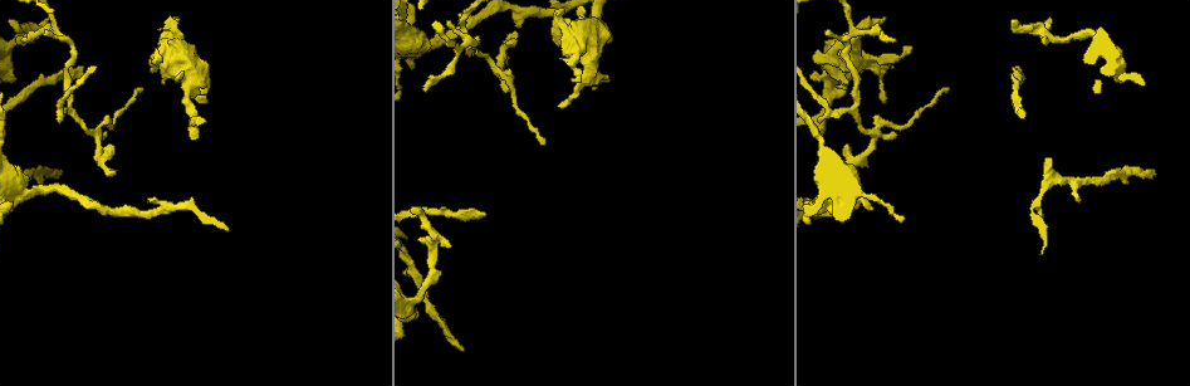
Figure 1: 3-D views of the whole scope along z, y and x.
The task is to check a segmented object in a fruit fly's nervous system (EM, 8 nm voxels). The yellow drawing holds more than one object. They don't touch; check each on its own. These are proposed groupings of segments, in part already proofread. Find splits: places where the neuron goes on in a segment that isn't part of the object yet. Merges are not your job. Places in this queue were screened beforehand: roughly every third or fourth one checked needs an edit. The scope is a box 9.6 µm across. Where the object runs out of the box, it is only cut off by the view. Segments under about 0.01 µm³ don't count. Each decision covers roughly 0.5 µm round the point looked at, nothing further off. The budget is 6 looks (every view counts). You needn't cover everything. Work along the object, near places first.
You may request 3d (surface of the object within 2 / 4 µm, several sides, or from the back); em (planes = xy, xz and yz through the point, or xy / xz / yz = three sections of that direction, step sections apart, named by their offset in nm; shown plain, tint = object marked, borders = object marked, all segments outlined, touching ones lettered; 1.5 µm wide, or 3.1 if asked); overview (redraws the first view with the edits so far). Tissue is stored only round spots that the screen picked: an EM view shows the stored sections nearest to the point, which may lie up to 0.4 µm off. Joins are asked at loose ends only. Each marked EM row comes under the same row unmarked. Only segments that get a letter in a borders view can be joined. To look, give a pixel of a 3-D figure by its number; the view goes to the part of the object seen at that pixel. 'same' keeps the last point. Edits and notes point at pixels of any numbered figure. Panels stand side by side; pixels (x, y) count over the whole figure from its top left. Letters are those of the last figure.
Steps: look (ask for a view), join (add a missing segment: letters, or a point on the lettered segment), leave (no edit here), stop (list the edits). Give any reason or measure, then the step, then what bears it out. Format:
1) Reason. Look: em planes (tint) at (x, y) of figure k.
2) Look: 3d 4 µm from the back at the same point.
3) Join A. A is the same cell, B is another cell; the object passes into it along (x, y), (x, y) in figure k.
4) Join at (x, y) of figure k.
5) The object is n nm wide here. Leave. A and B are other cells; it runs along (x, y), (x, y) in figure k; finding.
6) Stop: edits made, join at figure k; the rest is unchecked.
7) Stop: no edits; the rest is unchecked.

Tapers out. Look: em planes (borders) at (1051, 19) of figure 1.

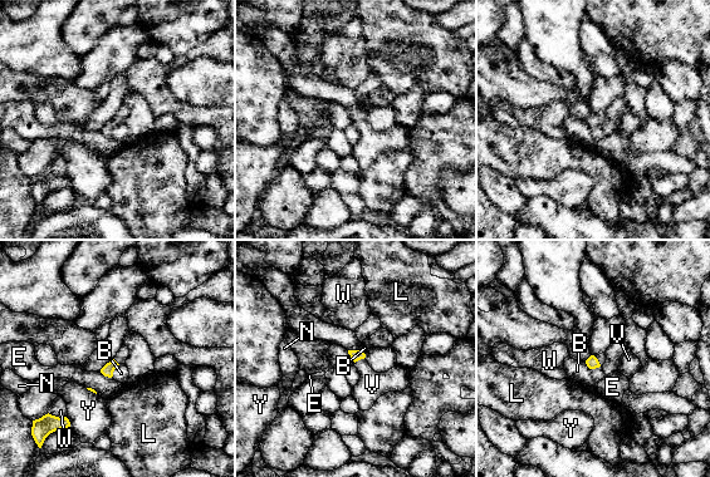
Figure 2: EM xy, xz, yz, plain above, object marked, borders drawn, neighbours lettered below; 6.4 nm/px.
Join V. V is the same cell, B, E, L, N, W and Y are other cells; the object passes into it along (356, 355), (360, 359), (372, 384) in figure 2; the neuron continues.

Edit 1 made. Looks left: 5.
Look: em planes (borders) at (24, 39) of figure 1.

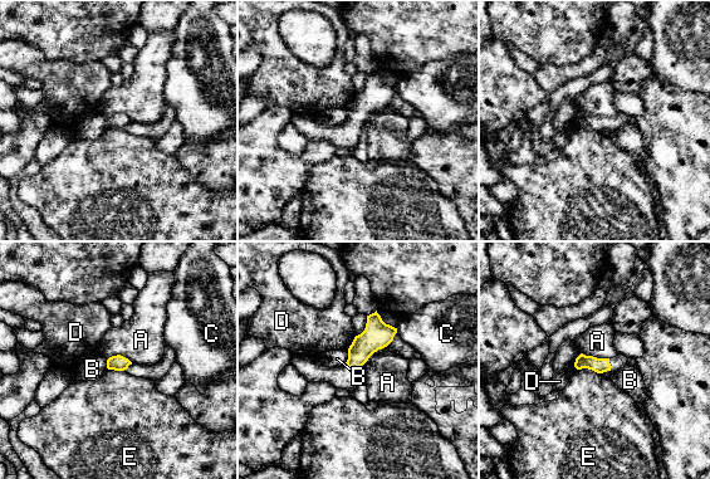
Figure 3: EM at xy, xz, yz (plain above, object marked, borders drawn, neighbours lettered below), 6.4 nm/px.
Leave. A, B, C, D and E are other cells; no lettered segment goes on from it.

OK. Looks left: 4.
Thin end. Look: em planes (borders) at (61, 171) of figure 1.

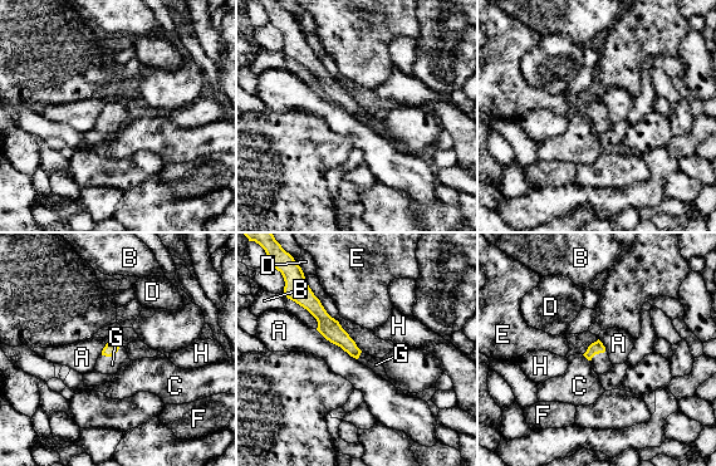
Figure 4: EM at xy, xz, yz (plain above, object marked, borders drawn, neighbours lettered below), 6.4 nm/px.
Join G. G is the same cell, A, B, C, D, E, F and H are other cells; the object passes into it along (112, 347), (111, 356), (104, 364) in figure 4; it goes on there.

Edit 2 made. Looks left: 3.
Stop: edits made, join at figure 2, join at figure 4; the rest is unchecked.

